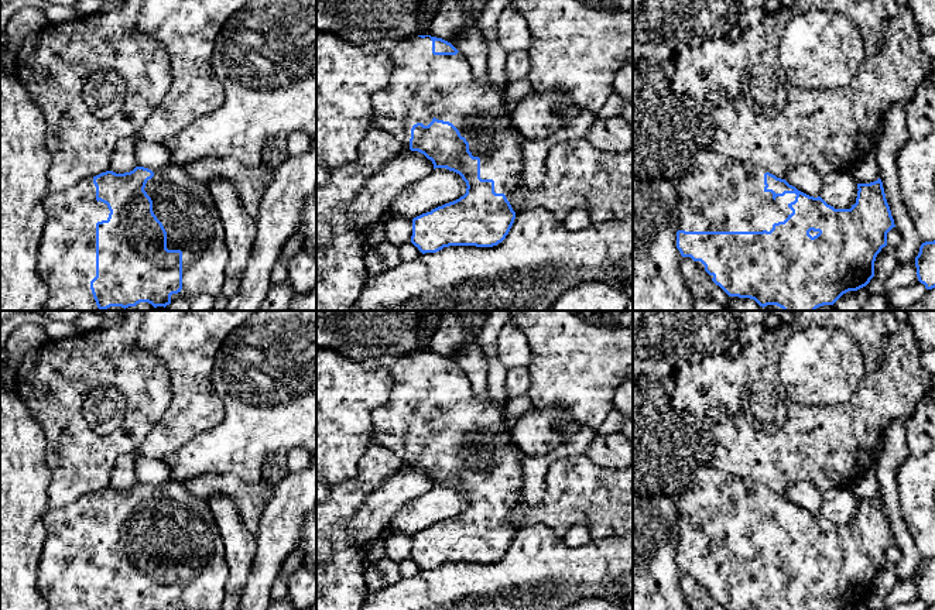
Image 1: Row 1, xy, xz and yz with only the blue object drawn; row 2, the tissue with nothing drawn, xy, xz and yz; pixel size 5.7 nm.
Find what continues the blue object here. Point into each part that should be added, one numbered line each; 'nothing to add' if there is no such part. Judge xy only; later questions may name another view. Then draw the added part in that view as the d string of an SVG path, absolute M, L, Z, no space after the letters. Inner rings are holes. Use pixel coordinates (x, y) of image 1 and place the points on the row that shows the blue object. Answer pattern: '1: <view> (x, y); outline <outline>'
1: xy (185, 208); outline M181 165L150 169L154 177L144 191L167 232L167 249L182 251L182 289L171 295L171 302L201 294L220 295L229 251L208 185L191 178Z

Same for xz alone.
1: xz (423, 85); outline M414 35L397 41L390 51L390 56L394 65L390 82L383 90L373 95L373 123L403 145L401 154L411 151L410 138L414 124L428 126L434 117L452 123L469 143L472 155L480 158L480 178L493 179L494 192L504 193L508 201L511 192L523 185L524 164L521 154L523 136L516 127L514 110L508 109L503 100L504 88L494 85L489 76L476 78L468 59L460 52L456 55L434 55L429 37Z

